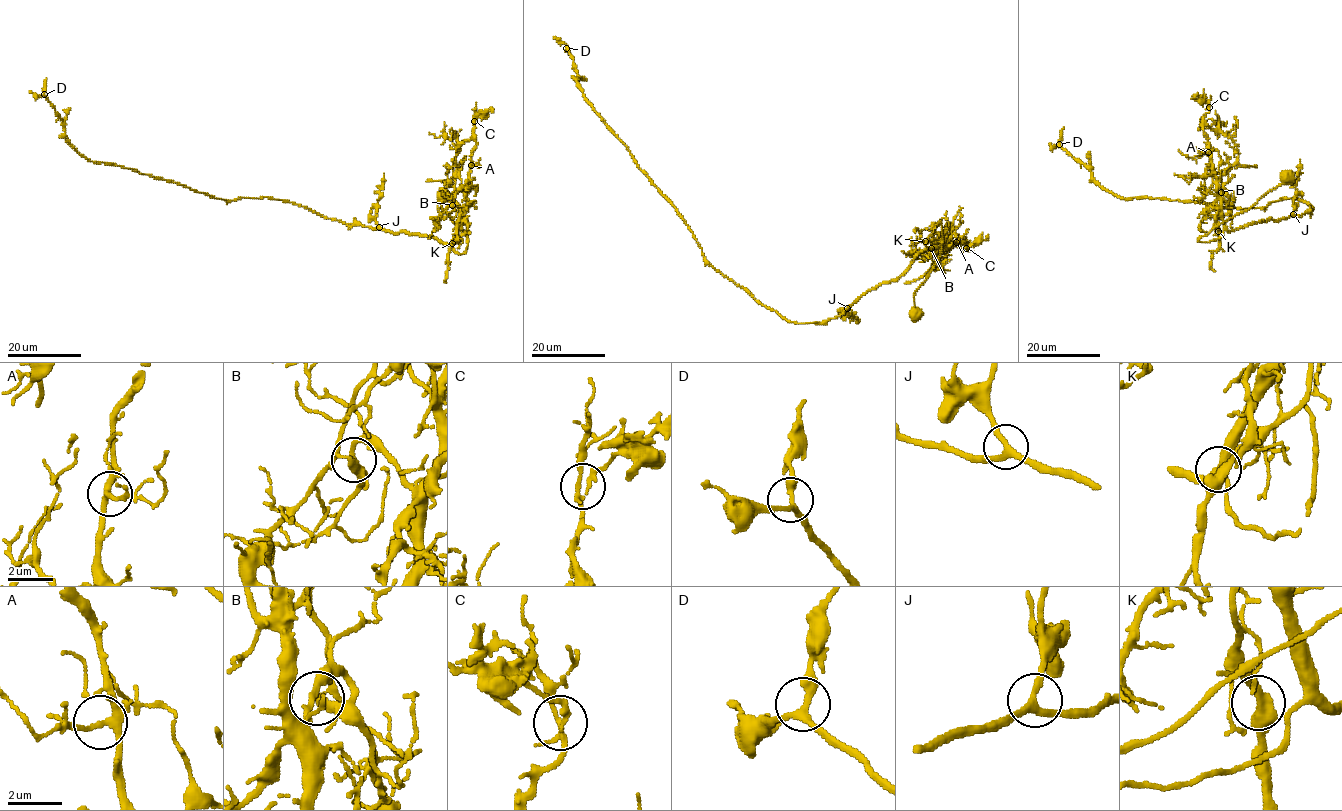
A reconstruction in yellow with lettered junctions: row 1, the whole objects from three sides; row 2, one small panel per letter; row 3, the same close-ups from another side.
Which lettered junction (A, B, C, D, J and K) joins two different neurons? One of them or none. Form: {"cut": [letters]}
{"cut": ["B"]}

